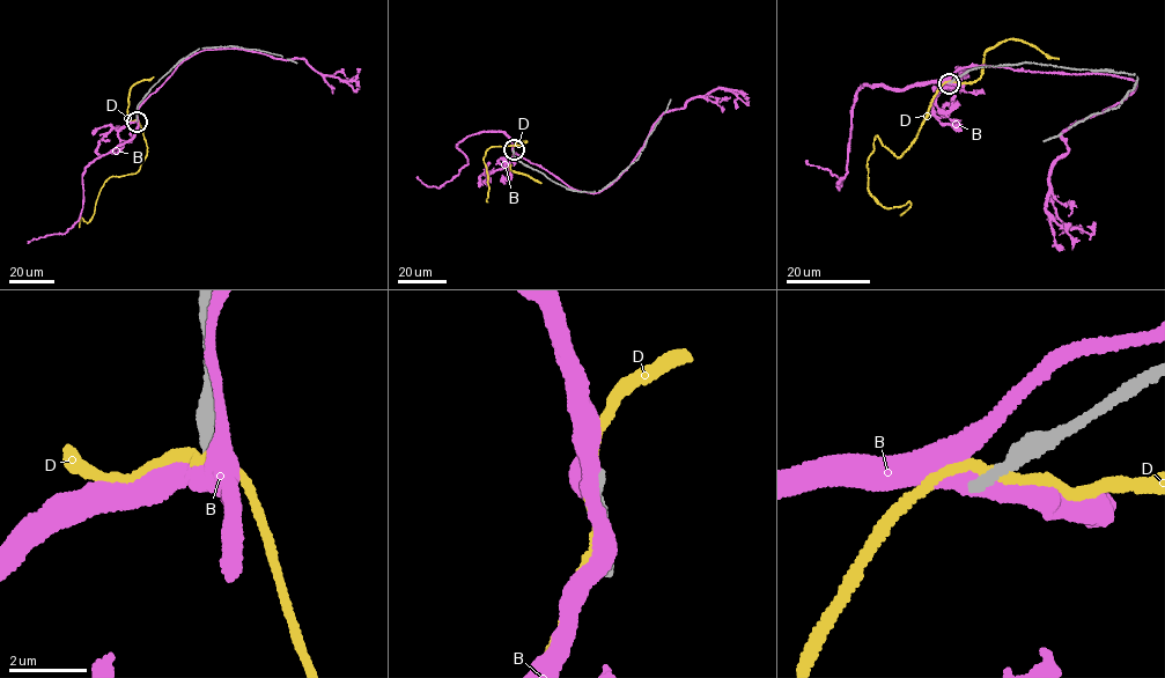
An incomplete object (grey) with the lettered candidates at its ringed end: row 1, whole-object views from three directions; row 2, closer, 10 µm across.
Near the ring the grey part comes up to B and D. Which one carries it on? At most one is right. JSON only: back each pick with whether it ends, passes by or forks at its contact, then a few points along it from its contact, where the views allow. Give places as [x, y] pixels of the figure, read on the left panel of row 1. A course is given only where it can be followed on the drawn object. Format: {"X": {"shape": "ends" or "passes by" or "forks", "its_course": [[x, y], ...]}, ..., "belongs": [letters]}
{"belongs": []}

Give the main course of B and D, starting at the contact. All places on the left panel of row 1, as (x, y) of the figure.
B: (137, 122), (141, 104), (200, 51), (230, 48), (302, 58), (318, 73), (348, 81), (360, 68)
D: (137, 120), (146, 156), (138, 171), (110, 176), (104, 183), (91, 220), (87, 222), (80, 218), (79, 227)

